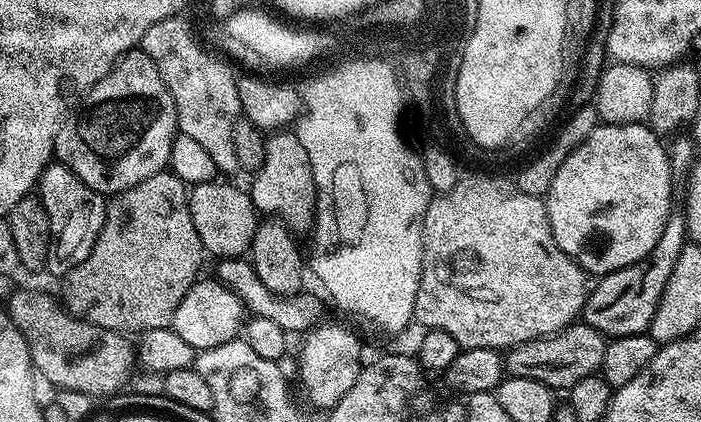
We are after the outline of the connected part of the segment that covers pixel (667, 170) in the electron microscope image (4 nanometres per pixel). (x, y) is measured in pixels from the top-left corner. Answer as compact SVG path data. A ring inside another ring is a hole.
M647 123L642 124L605 124L595 128L558 166L558 174L554 174L554 182L550 182L550 190L546 197L548 221L554 234L554 242L568 257L576 261L585 273L593 277L609 276L611 272L622 270L626 266L634 266L654 246L658 246L658 238L662 238L662 230L666 226L668 216L674 211L672 204L672 163L668 161L668 148L660 145L661 137Z

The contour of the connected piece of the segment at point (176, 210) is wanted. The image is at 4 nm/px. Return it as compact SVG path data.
M165 170L107 201L104 225L90 254L62 280L62 300L72 315L121 334L171 325L178 302L186 298L206 261L202 238L190 218L188 193L185 184Z

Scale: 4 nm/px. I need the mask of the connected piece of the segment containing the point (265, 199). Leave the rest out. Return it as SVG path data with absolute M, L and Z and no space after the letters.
M276 130L265 139L265 157L251 180L250 195L257 213L273 214L293 230L311 229L316 218L314 170L310 170L310 157L295 131Z

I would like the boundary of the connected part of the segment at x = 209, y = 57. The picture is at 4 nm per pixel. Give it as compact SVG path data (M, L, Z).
M179 16L166 18L162 22L154 22L154 26L146 30L146 34L140 39L139 47L152 59L154 66L158 66L158 74L162 74L166 90L170 90L174 98L177 129L183 135L196 139L209 152L210 158L214 158L217 173L239 173L241 169L233 143L234 122L242 116L236 85L238 76L237 73L232 73L233 65L223 55L205 47L201 37L197 33L196 37L192 31L194 31L193 25L182 22Z

